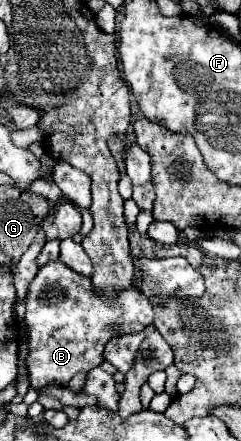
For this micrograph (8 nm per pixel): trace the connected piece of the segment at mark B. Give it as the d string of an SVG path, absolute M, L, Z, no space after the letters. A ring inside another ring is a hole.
M49 261L39 269L35 279L29 285L27 297L27 313L25 313L25 325L27 325L27 345L29 345L29 355L27 355L27 369L29 369L29 381L31 387L39 389L51 381L57 383L69 383L73 375L79 371L91 371L97 365L101 365L103 359L103 347L109 343L109 339L117 335L127 335L135 331L143 331L147 325L153 323L153 309L149 299L137 289L137 287L121 288L116 292L116 304L109 305L103 299L99 299L93 283L89 277L83 277L75 271L71 271L67 265L61 261Z

